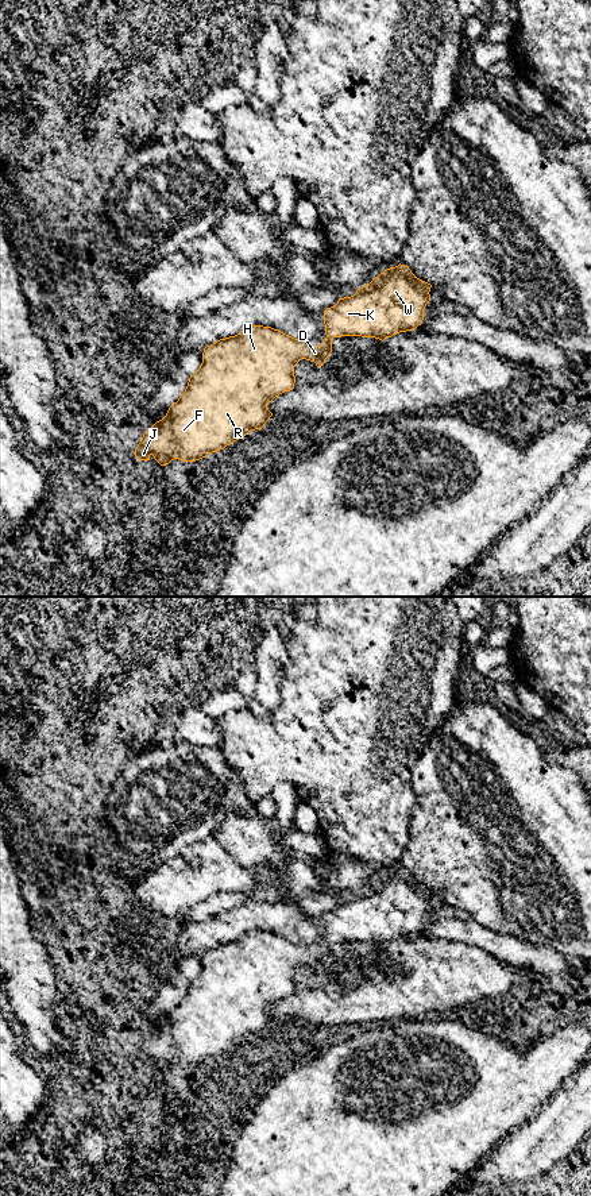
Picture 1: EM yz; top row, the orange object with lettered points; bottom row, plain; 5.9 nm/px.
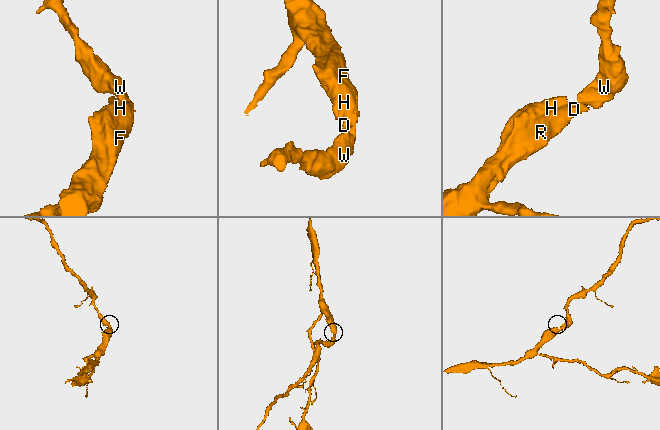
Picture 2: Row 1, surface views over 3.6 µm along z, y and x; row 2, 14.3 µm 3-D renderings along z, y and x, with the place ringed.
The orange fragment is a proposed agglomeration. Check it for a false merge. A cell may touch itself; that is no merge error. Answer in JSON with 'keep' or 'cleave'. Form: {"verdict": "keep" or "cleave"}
{"verdict": "keep"}

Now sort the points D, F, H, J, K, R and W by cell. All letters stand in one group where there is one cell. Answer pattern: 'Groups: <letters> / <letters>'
Groups: D F H J K R W

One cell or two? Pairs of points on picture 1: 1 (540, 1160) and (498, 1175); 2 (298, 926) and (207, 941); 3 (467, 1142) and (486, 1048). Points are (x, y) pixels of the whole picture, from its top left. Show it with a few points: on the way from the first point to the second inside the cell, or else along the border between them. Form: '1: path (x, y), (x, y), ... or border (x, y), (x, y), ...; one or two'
1: path (529, 1161), (521, 1161), (509, 1166); one
2: path (275, 919), (239, 919), (230, 925); one
3: path (467, 1119), (467, 1100), (482, 1080), (482, 1071); one

